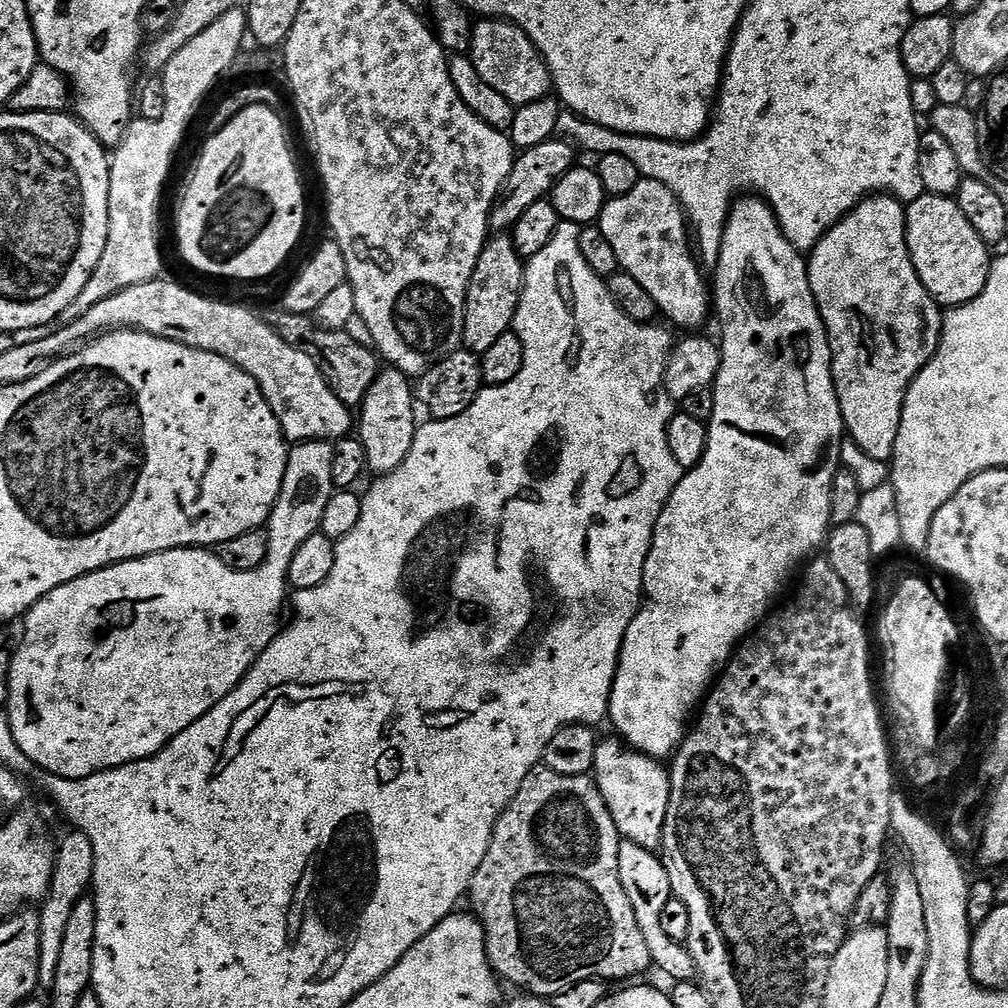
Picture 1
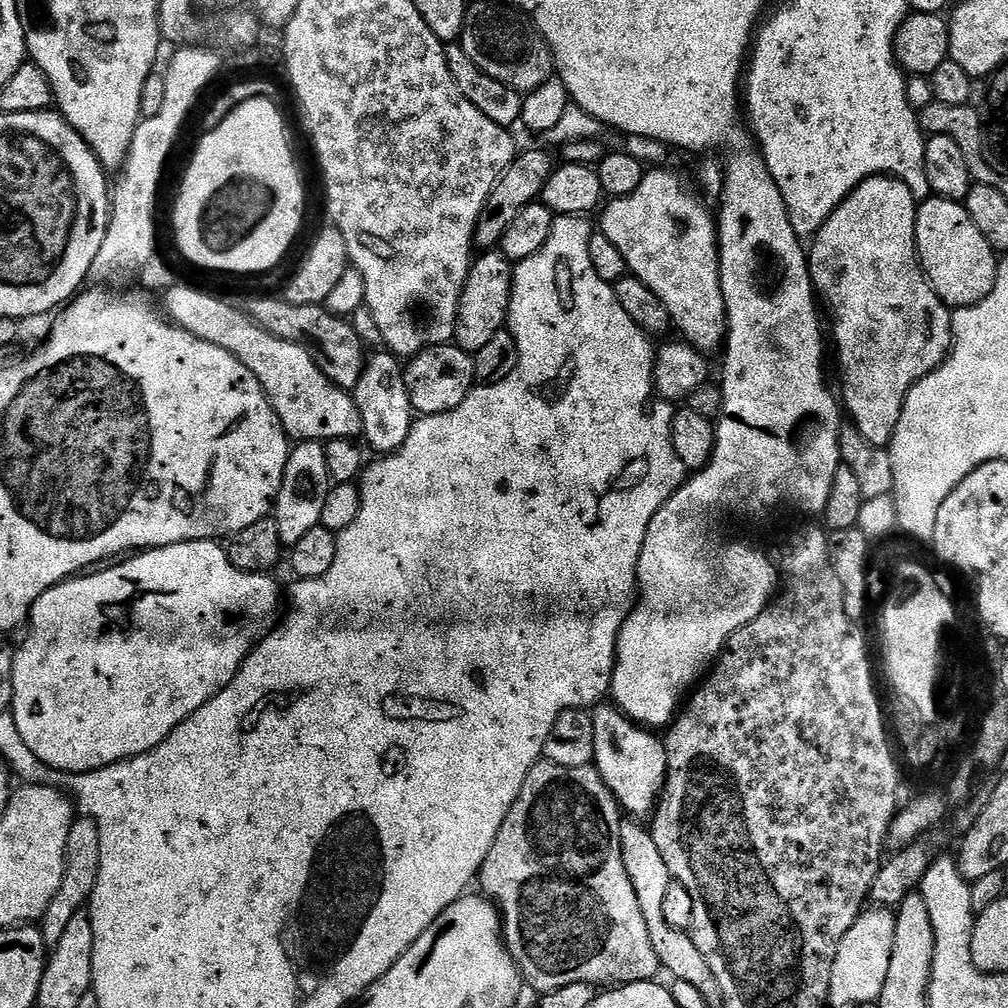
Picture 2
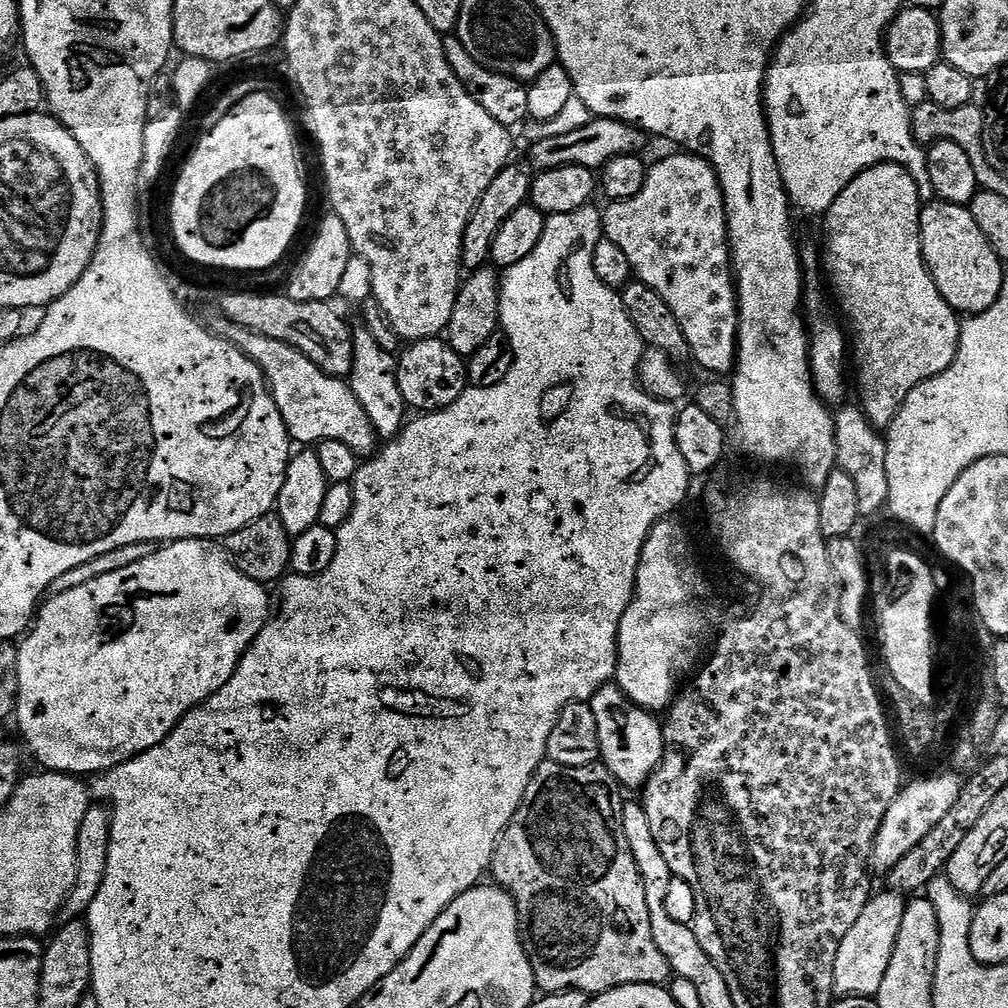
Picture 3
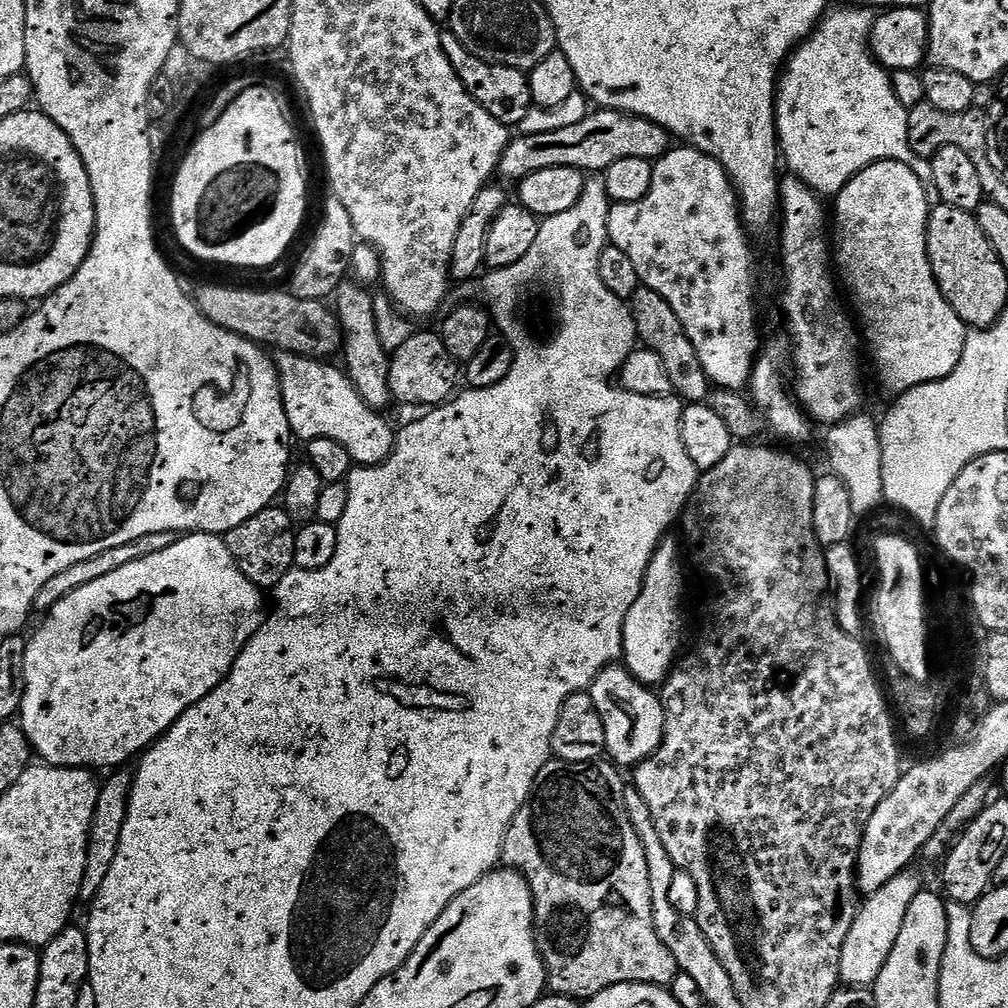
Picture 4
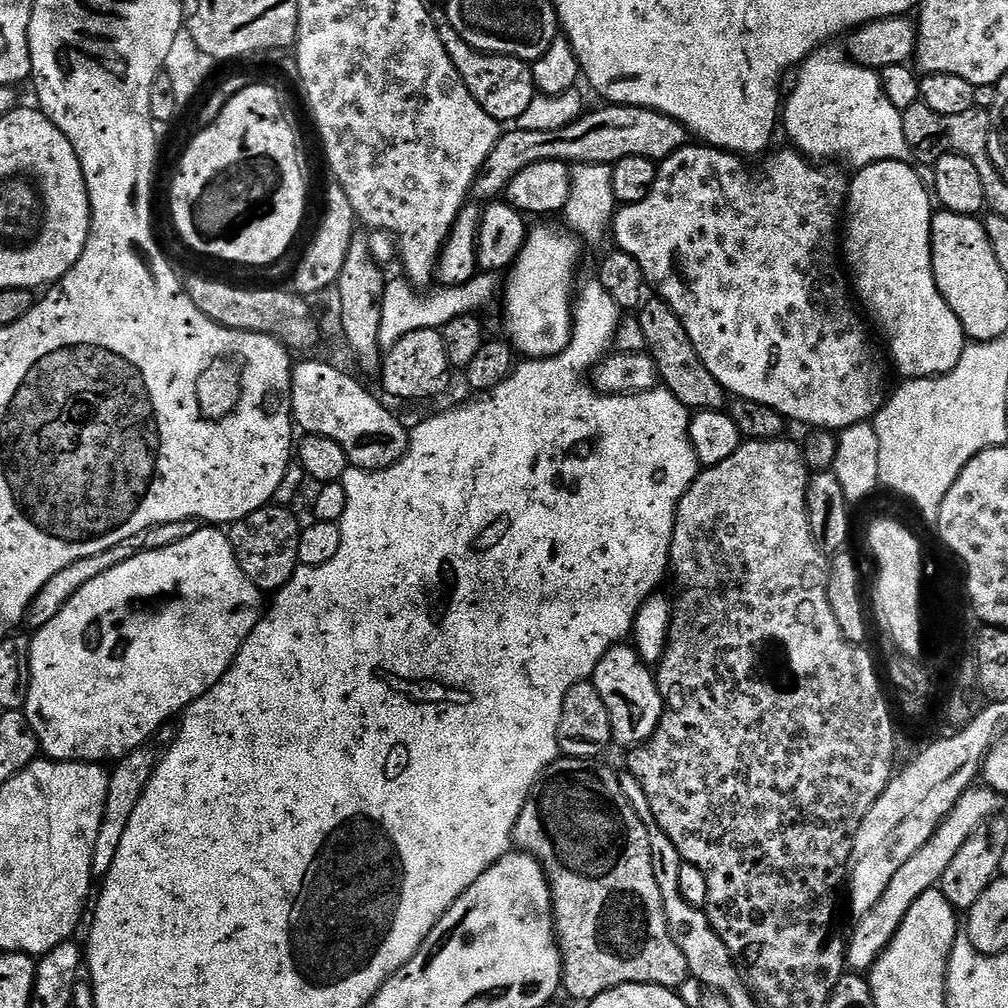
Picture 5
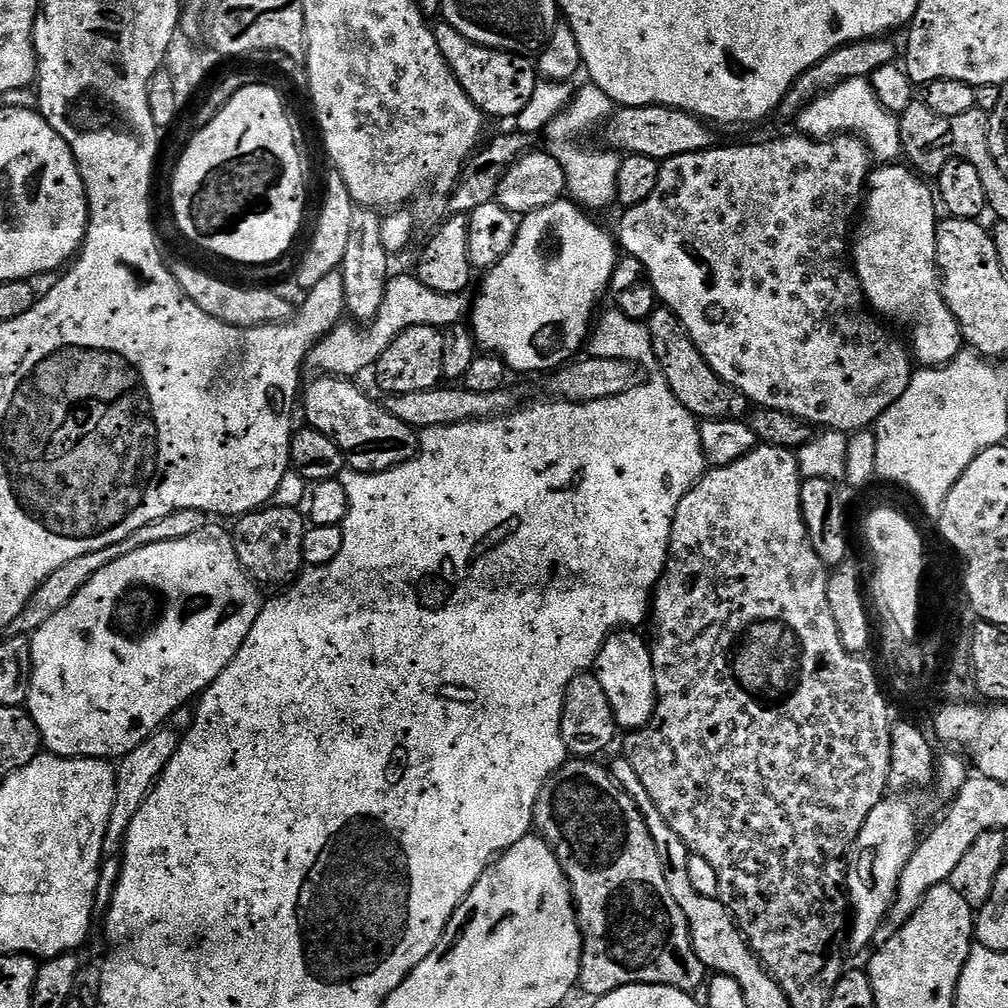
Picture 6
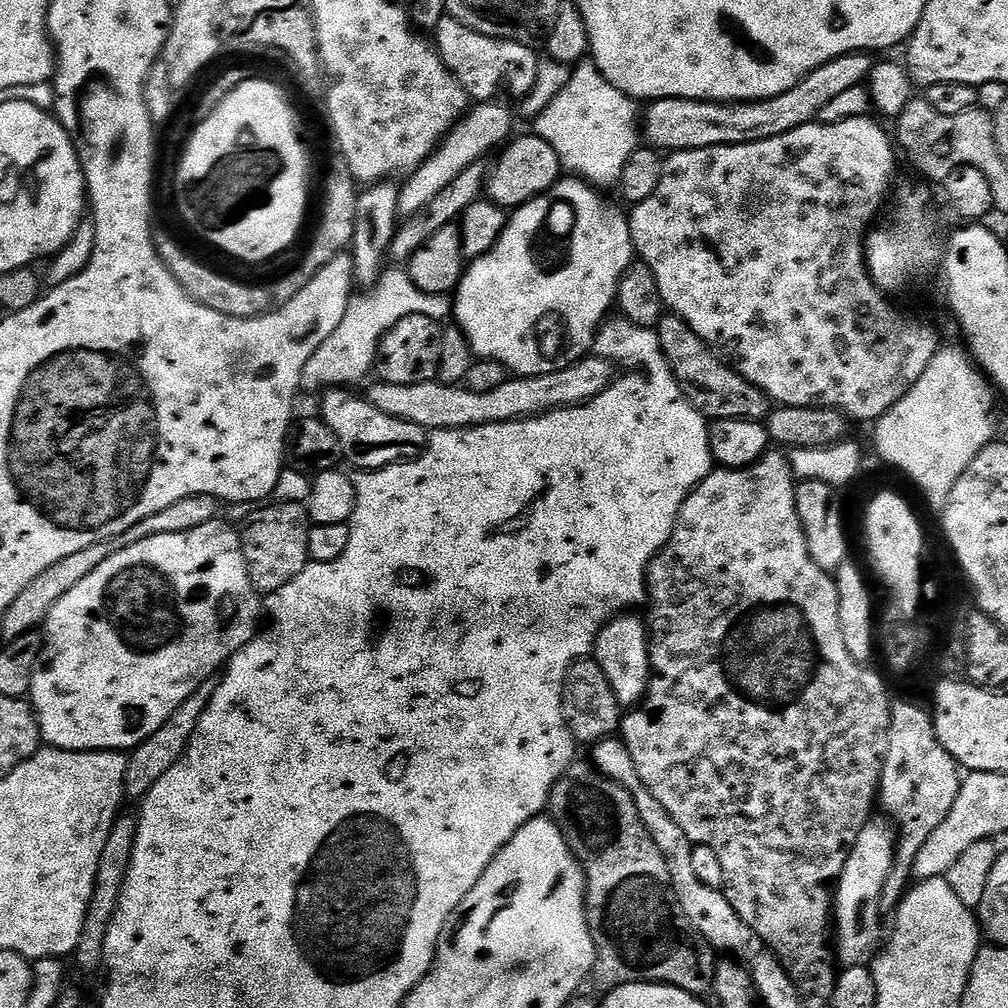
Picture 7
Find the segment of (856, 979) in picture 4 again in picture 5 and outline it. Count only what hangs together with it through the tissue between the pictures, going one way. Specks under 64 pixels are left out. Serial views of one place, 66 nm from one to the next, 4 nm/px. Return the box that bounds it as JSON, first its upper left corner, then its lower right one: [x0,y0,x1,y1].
[846,786,1001,974]

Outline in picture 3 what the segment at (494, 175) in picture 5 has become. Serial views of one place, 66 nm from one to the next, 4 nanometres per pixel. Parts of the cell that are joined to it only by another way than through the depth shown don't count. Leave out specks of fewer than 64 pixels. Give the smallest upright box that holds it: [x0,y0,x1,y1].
[527,118,650,170]

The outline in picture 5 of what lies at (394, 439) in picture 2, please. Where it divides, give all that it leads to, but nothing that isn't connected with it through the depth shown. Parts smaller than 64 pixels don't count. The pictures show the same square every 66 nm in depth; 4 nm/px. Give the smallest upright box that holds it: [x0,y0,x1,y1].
[334,230,386,377]

